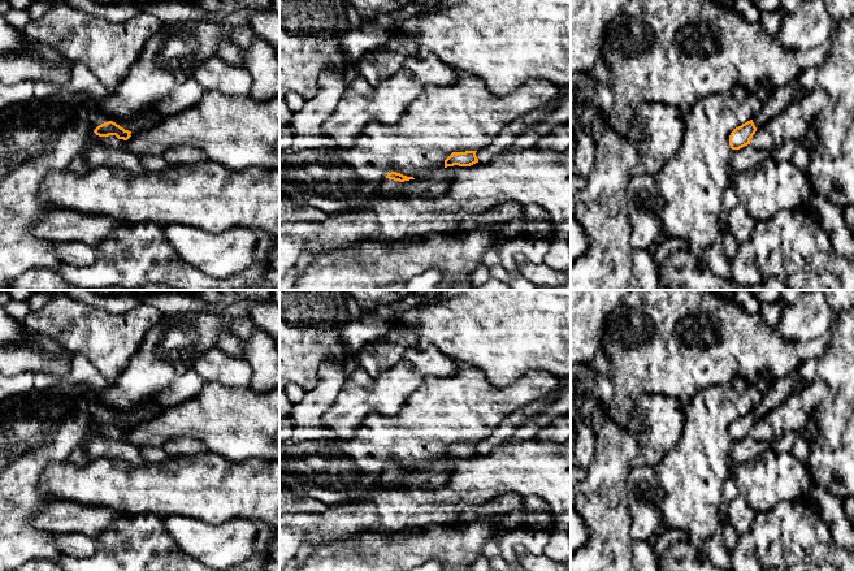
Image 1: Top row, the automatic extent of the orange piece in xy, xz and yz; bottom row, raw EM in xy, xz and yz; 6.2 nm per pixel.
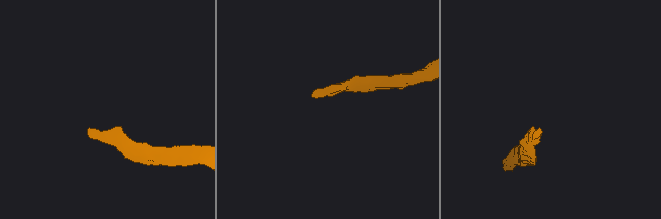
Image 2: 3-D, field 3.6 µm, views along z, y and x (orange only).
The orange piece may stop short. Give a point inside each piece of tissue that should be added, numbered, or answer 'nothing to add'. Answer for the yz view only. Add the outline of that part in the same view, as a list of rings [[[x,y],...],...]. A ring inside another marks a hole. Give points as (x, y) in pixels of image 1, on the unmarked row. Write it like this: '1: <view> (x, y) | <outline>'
1: yz (780, 388) | [[[792,375],[772,380],[770,388],[762,394],[760,402],[753,408],[757,421],[770,414],[773,408],[779,407],[786,399],[792,393],[792,385]]]

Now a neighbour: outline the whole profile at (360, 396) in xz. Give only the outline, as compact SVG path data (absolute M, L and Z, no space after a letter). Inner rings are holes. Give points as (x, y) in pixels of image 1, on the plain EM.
M433 346L407 350L395 365L377 377L357 367L321 423L331 428L338 438L348 440L368 415L396 415L428 377L450 377L463 367Z

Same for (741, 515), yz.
M742 494L734 497L727 506L728 523L737 536L742 536L751 529L757 512Z

